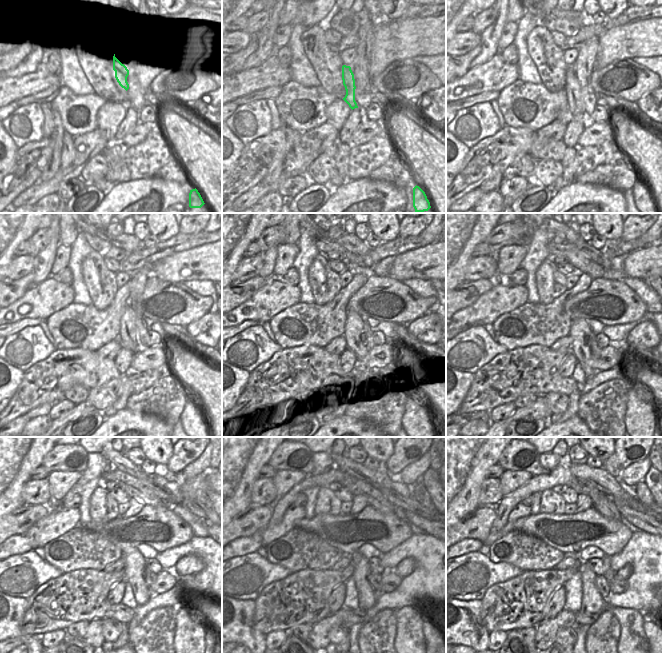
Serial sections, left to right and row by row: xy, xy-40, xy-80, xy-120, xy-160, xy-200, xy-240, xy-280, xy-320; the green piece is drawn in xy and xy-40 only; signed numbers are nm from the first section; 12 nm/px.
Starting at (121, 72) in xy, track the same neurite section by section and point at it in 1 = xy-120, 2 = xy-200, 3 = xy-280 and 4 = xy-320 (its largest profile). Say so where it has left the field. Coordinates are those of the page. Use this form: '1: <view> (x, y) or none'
1: xy-120 (128, 331)
2: xy-200 (580, 332)
3: xy-280 (367, 597)
4: xy-320 (632, 640)

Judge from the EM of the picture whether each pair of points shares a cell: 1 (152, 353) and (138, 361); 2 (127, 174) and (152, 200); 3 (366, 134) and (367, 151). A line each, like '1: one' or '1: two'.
1: one
2: two
3: two

